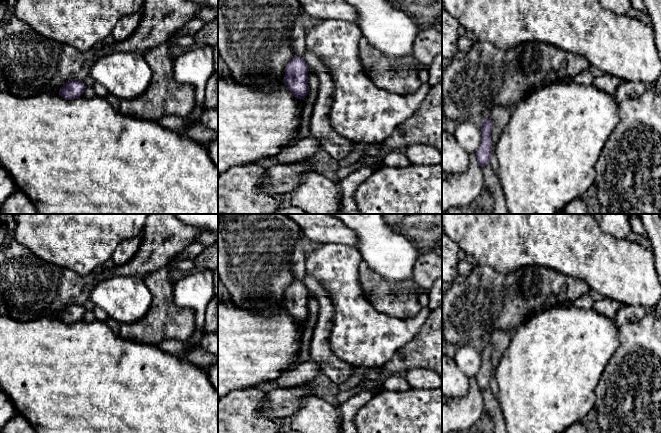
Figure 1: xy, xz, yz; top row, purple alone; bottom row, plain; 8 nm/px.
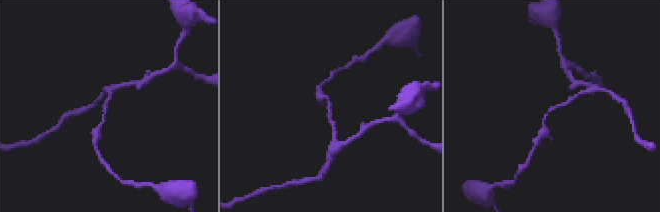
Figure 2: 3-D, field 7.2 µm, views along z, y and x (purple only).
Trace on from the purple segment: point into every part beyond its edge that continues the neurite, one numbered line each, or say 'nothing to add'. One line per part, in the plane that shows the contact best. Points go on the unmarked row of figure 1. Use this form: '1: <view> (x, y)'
nothing to add

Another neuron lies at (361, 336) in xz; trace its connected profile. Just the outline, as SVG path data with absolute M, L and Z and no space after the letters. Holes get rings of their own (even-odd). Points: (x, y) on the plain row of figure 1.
M336 242L316 245L307 253L306 272L312 275L327 293L335 311L335 319L330 334L330 345L334 354L341 360L354 367L381 368L388 362L394 353L410 342L419 332L431 310L423 307L421 311L408 320L400 320L377 311L365 298L360 281L359 266L362 261L356 247Z

